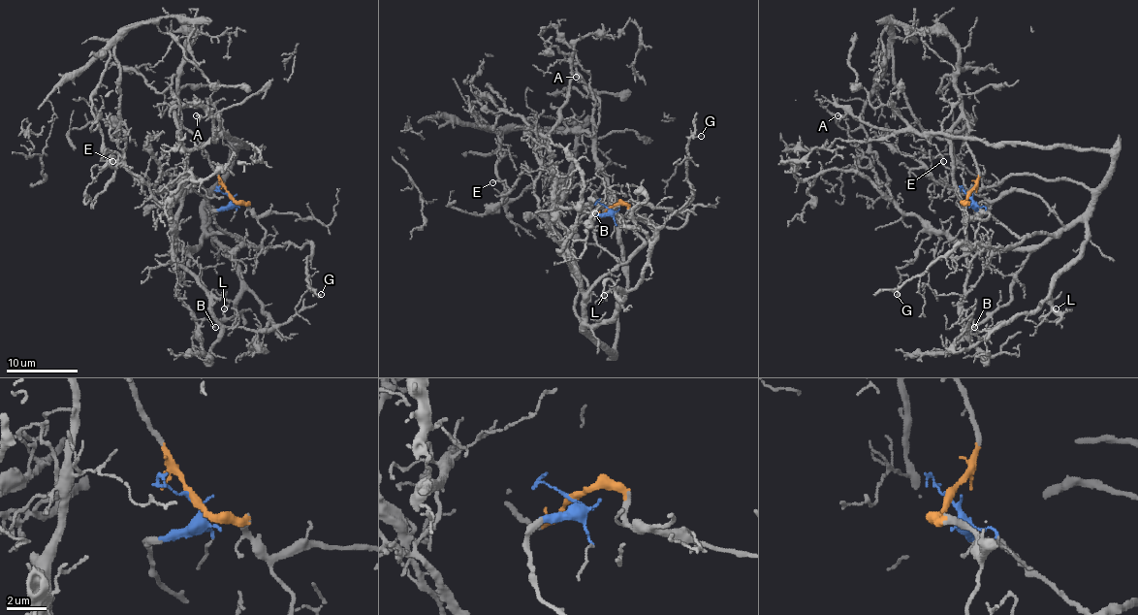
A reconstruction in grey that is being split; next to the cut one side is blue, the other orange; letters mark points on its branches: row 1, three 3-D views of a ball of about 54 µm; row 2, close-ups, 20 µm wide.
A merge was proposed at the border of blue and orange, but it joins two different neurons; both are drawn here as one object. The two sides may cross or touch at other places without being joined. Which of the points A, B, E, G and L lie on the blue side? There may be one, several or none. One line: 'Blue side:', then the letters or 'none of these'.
Blue side: A, B, G, L

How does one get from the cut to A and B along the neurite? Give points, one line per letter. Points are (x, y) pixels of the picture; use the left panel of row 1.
A: (228, 195), (213, 220), (237, 238), (210, 235), (205, 208), (246, 146), (196, 114)
B: (228, 195), (213, 220), (237, 238), (205, 237), (177, 286), (198, 324), (206, 319), (215, 328)

